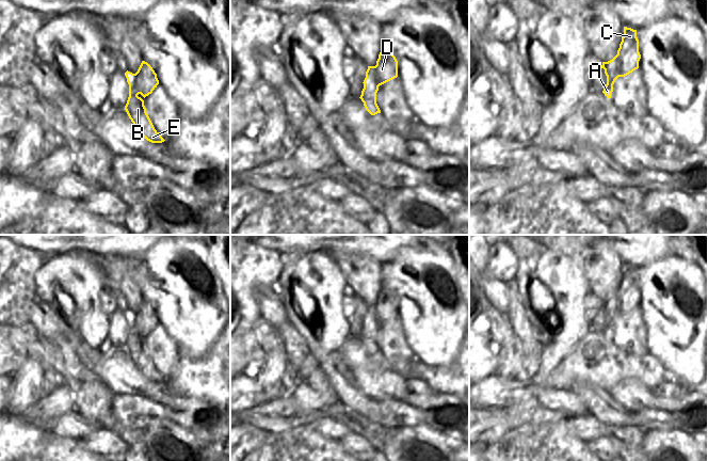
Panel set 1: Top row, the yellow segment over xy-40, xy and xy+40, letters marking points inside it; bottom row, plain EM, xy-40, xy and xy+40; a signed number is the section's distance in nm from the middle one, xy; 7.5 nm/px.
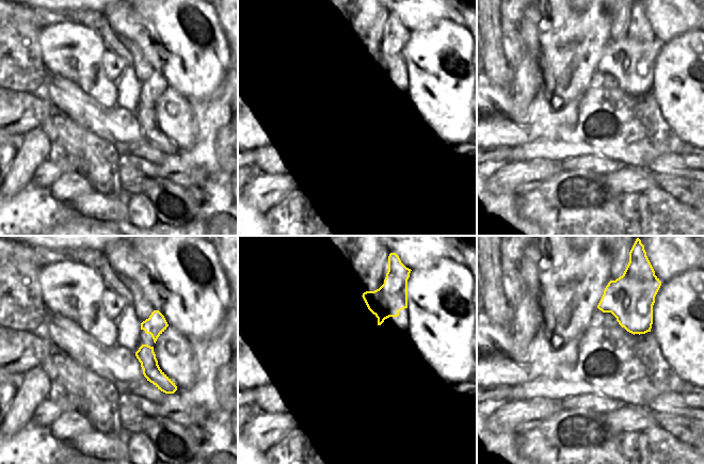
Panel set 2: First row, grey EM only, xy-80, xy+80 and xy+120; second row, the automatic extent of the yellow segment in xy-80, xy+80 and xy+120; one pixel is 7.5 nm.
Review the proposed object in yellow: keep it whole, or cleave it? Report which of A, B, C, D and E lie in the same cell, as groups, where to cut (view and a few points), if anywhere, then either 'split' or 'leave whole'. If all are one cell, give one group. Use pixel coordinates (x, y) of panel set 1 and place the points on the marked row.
groups A C D / B E; cut xy (375, 97), (364, 102); split

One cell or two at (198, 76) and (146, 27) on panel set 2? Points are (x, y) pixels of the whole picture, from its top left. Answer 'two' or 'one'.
one

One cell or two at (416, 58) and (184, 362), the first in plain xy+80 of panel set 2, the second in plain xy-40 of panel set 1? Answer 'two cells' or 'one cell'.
two cells

